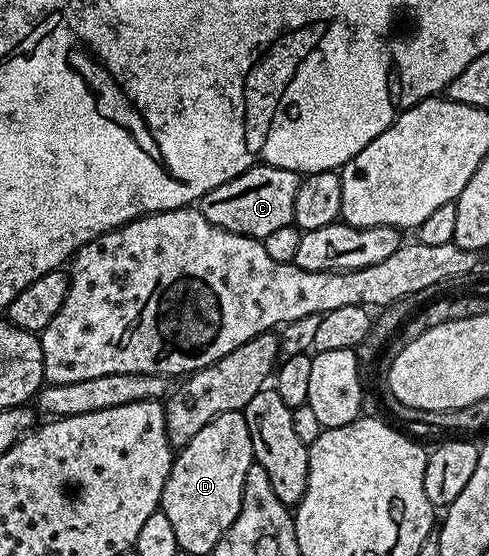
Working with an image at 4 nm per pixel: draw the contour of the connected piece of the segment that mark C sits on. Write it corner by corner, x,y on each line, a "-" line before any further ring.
259,165
209,191
200,201
200,210
209,223
220,229
264,240
276,229
293,224
299,182
297,171

